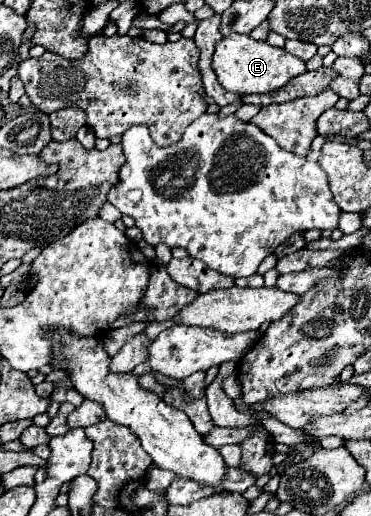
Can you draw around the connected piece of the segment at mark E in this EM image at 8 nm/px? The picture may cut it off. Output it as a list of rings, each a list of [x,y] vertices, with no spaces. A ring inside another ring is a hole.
[[[231,34],[215,46],[213,70],[219,76],[219,82],[225,90],[239,96],[245,94],[267,94],[283,88],[291,78],[307,72],[307,66],[301,58],[283,52],[283,48],[269,46],[267,42],[253,40],[247,34]]]

